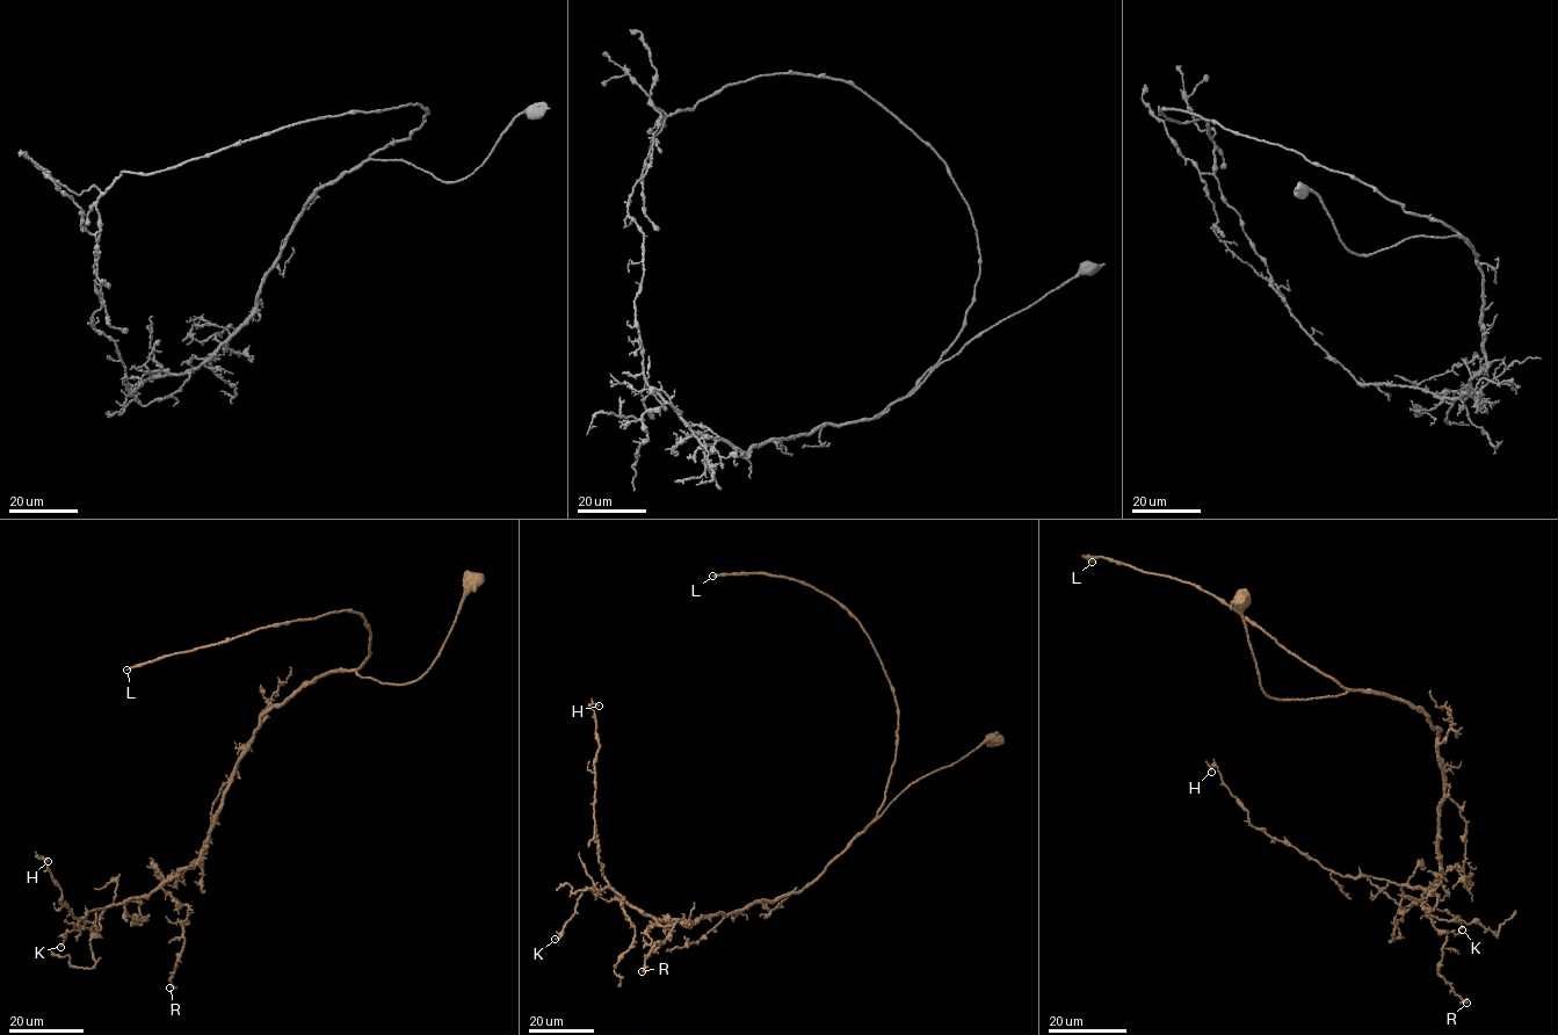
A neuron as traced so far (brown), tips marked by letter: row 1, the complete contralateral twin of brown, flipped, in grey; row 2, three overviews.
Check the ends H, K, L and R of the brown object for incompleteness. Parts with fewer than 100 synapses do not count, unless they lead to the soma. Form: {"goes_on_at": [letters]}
{"goes_on_at": ["L"]}

